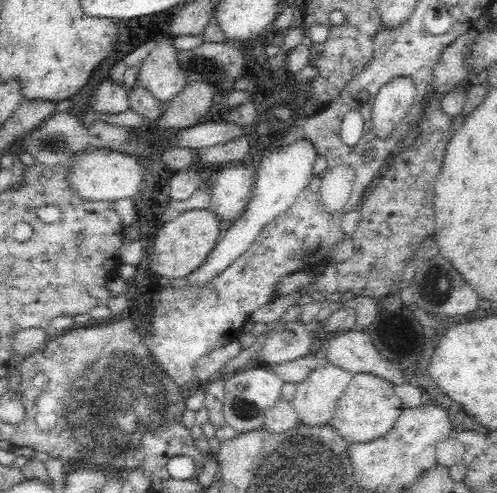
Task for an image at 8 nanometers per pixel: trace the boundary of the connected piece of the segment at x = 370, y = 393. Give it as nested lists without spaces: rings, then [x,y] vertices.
[[[358,373],[353,375],[346,390],[341,394],[329,423],[349,445],[370,442],[384,436],[396,424],[402,412],[400,402],[400,398],[396,396],[395,386],[391,382],[375,374]]]

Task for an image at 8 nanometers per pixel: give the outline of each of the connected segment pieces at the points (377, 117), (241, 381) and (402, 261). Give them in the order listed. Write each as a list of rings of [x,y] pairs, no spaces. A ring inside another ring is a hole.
[[[408,77],[396,78],[382,86],[373,98],[371,122],[374,133],[380,138],[390,135],[408,116],[415,96],[416,86]]]
[[[265,365],[244,371],[242,369],[227,376],[224,382],[223,416],[225,424],[242,433],[244,431],[256,430],[258,422],[254,416],[263,414],[270,406],[274,406],[282,397],[282,385],[284,380],[272,372]]]
[[[472,27],[468,32],[455,38],[440,56],[439,62],[433,69],[431,93],[426,96],[423,114],[417,124],[418,132],[415,142],[401,154],[394,156],[388,170],[374,186],[374,190],[358,206],[361,219],[352,236],[353,255],[344,262],[328,263],[324,272],[308,286],[288,296],[274,298],[268,304],[254,310],[250,314],[252,323],[260,322],[270,325],[278,321],[297,299],[306,294],[311,296],[315,291],[326,296],[333,292],[350,291],[357,296],[369,296],[377,300],[400,288],[404,266],[409,262],[417,246],[435,232],[432,202],[435,196],[434,183],[442,168],[446,146],[456,132],[453,128],[454,118],[444,113],[440,98],[457,86],[471,82],[470,73],[466,69],[464,52],[479,34],[480,32]]]

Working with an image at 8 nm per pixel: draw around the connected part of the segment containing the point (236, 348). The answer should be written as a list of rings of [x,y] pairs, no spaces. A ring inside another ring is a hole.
[[[235,337],[226,346],[215,348],[204,354],[202,358],[198,358],[196,364],[194,364],[193,378],[198,380],[206,380],[206,378],[215,377],[220,368],[224,368],[232,358],[238,356],[242,350],[242,344],[237,337]]]

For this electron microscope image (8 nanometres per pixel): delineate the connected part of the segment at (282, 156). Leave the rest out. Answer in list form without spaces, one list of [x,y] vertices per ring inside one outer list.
[[[306,137],[304,140],[290,142],[286,148],[264,148],[258,164],[258,180],[253,186],[253,197],[244,214],[224,230],[212,252],[206,260],[190,272],[185,279],[190,281],[188,287],[199,287],[213,279],[219,272],[226,270],[240,255],[243,255],[260,234],[260,231],[274,220],[276,216],[288,210],[298,196],[308,189],[312,177],[312,166],[316,160],[316,147]]]

